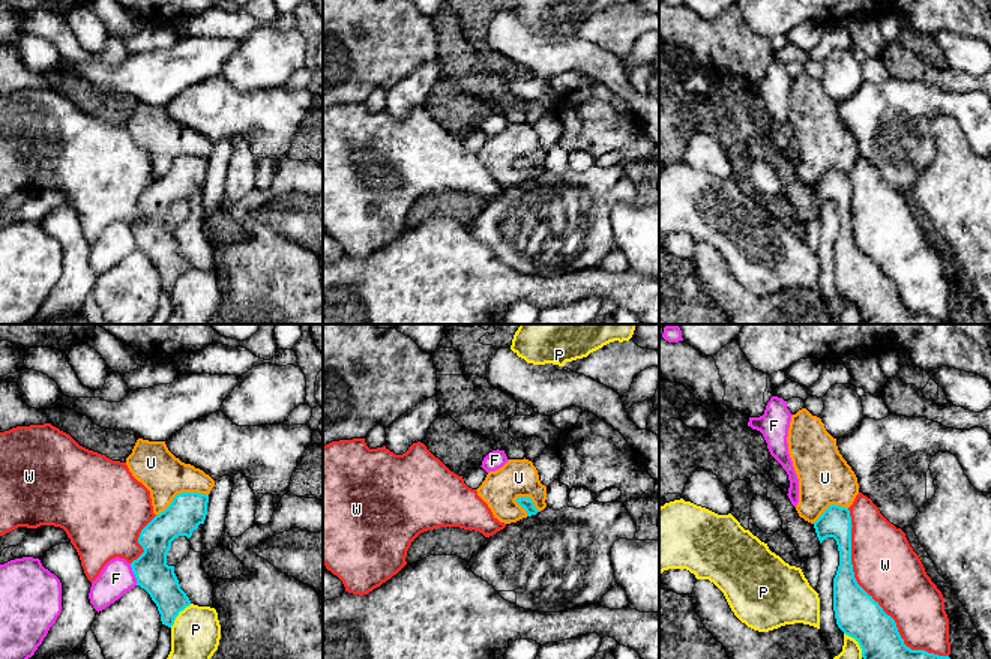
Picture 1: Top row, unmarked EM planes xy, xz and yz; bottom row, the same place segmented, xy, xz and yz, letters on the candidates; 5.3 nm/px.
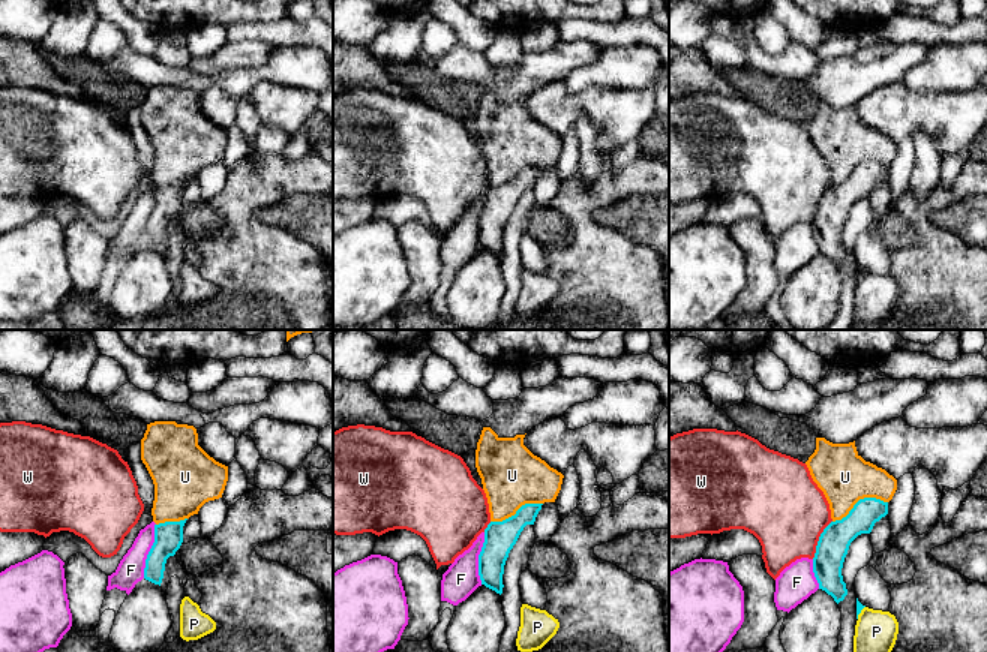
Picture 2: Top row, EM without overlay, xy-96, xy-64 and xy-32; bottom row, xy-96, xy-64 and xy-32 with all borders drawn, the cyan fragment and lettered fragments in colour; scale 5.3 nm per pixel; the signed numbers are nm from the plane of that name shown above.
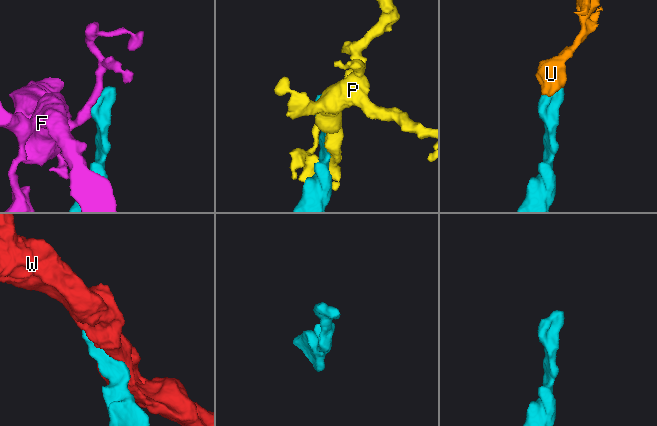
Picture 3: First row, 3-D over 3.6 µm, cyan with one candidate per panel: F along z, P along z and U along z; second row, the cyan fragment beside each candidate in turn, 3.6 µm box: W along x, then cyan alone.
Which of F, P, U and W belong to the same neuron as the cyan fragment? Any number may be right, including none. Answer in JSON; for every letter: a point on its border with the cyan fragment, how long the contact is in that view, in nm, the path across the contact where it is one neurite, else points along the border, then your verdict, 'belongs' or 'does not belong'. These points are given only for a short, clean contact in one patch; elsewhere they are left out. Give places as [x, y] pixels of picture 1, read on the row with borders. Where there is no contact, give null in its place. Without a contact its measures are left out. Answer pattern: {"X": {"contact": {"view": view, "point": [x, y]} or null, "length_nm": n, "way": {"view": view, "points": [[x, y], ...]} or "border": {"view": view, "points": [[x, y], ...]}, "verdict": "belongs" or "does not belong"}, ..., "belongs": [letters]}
{"F": {"contact": {"view": "xy", "point": [134, 574]}, "length_nm": 130, "verdict": "does not belong"}, "P": {"contact": {"view": "xy", "point": [177, 614]}, "length_nm": 170, "verdict": "does not belong"}, "U": {"contact": {"view": "xy", "point": [182, 493]}, "length_nm": 300, "border": {"view": "xy", "points": [[207, 494], [179, 493], [156, 515]]}, "verdict": "does not belong"}, "W": {"contact": {"view": "yz", "point": [871, 598]}, "length_nm": 950, "verdict": "does not belong"}, "belongs": []}

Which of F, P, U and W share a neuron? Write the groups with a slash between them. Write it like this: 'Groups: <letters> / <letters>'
Groups: F / P / U / W

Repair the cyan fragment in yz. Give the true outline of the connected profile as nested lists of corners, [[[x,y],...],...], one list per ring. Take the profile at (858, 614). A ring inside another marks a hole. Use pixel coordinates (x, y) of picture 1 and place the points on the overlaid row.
[[[830,504],[814,522],[820,543],[833,537],[839,551],[833,578],[838,627],[859,642],[863,659],[950,659],[907,647],[895,620],[857,584],[851,564],[851,527],[850,510],[836,504]]]

